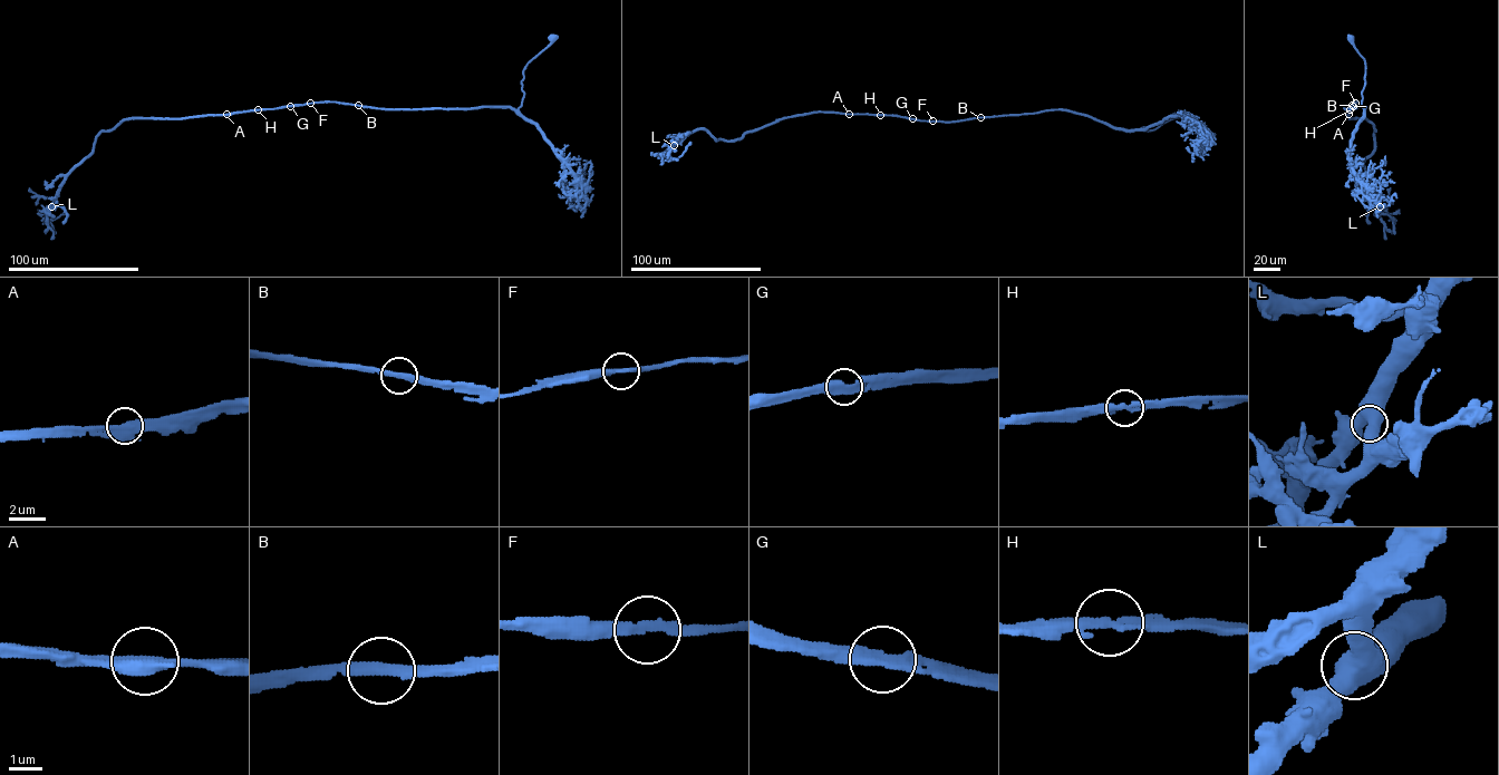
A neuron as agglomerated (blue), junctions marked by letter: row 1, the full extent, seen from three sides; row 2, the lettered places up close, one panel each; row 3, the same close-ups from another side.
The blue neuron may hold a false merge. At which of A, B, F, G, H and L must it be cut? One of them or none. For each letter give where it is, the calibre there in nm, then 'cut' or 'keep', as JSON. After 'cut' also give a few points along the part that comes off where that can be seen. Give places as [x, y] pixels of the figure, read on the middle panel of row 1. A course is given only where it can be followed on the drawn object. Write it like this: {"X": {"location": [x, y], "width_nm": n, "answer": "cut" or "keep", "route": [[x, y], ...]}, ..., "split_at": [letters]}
{"A": {"location": [849, 114], "width_nm": 500, "answer": "keep"}, "B": {"location": [980, 117], "width_nm": 280, "answer": "keep"}, "F": {"location": [932, 120], "width_nm": 260, "answer": "keep"}, "G": {"location": [912, 118], "width_nm": 380, "answer": "keep"}, "H": {"location": [880, 115], "width_nm": 260, "answer": "keep"}, "L": {"location": [674, 145], "width_nm": 480, "answer": "keep"}, "split_at": []}

